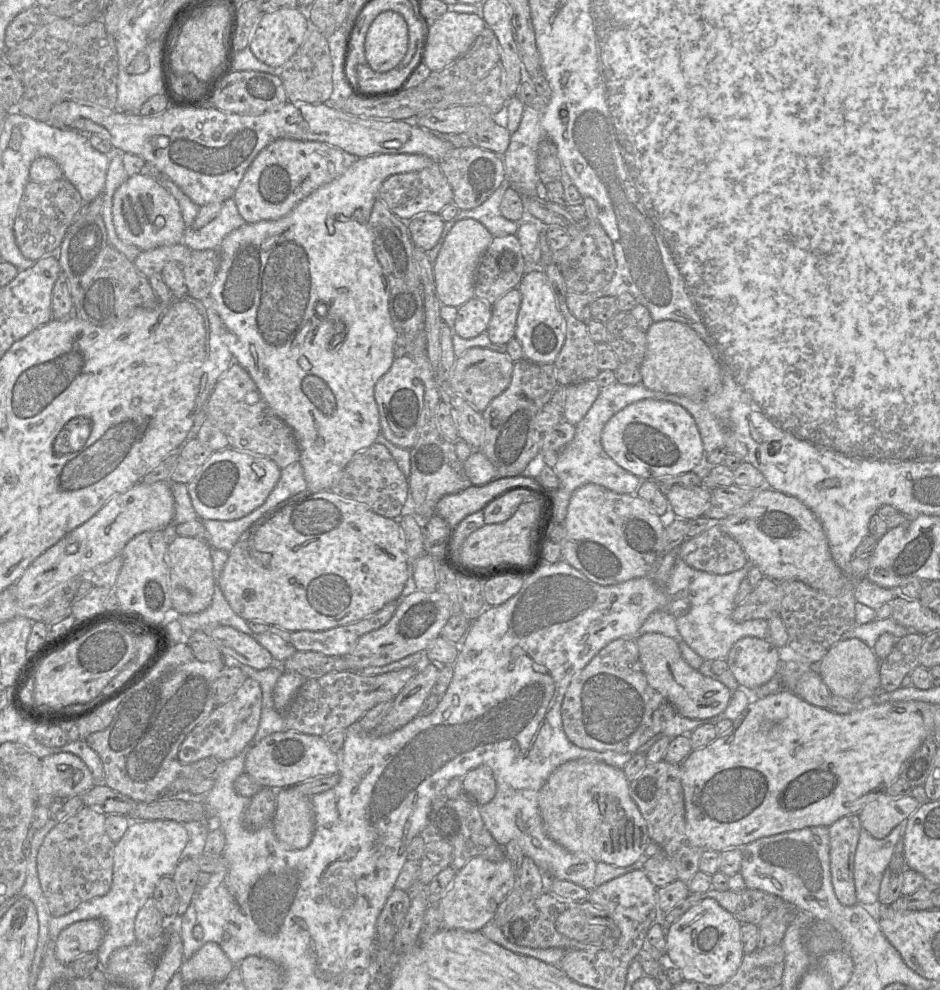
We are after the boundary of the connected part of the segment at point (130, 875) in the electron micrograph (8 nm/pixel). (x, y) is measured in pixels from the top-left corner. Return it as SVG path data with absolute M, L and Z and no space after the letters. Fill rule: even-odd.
M131 821L128 829L114 847L112 884L108 893L81 903L65 915L52 916L49 924L49 939L56 939L63 929L75 922L90 919L102 920L106 927L106 934L96 953L99 966L105 967L114 951L137 941L134 924L138 911L150 897L153 897L160 879L164 876L172 877L188 840L186 829L176 821Z

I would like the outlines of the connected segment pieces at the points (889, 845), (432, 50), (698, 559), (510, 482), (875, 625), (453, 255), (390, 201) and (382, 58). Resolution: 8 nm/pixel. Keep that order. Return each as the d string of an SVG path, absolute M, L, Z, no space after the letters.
M903 820L882 839L874 838L861 828L853 872L857 904L880 905L878 895L883 874L893 857L902 829L904 837L906 826L907 820Z
M446 11L425 35L422 62L431 72L444 69L469 50L485 26L479 15Z
M716 525L687 538L679 546L679 558L690 567L713 574L727 574L749 564L742 546Z
M524 474L499 476L484 485L470 485L457 493L443 496L436 505L435 514L441 516L453 529L466 516L484 509L494 496L517 485L538 487L539 482Z
M889 617L884 620L875 619L866 624L856 624L842 635L841 640L858 638L873 649L879 637L884 633L890 633L897 638L901 638L909 633L916 632L897 624Z
M467 218L449 231L433 267L436 291L442 305L458 308L474 295L475 274L481 256L494 237L477 220Z
M439 163L410 173L388 177L380 186L378 197L401 220L410 220L416 214L437 214L453 202L453 191L442 173Z
M393 11L380 13L370 25L364 42L365 60L375 72L396 67L406 54L408 29L404 18Z

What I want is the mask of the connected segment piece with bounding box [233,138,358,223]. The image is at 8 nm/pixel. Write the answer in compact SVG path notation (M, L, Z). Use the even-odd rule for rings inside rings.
M277 139L263 148L246 170L233 199L246 223L278 220L316 189L340 177L356 159L318 141Z

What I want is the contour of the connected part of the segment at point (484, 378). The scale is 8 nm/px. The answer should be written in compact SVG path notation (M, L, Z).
M480 347L468 348L456 358L448 383L456 393L461 395L476 410L482 412L509 385L513 365L514 362L506 352Z

